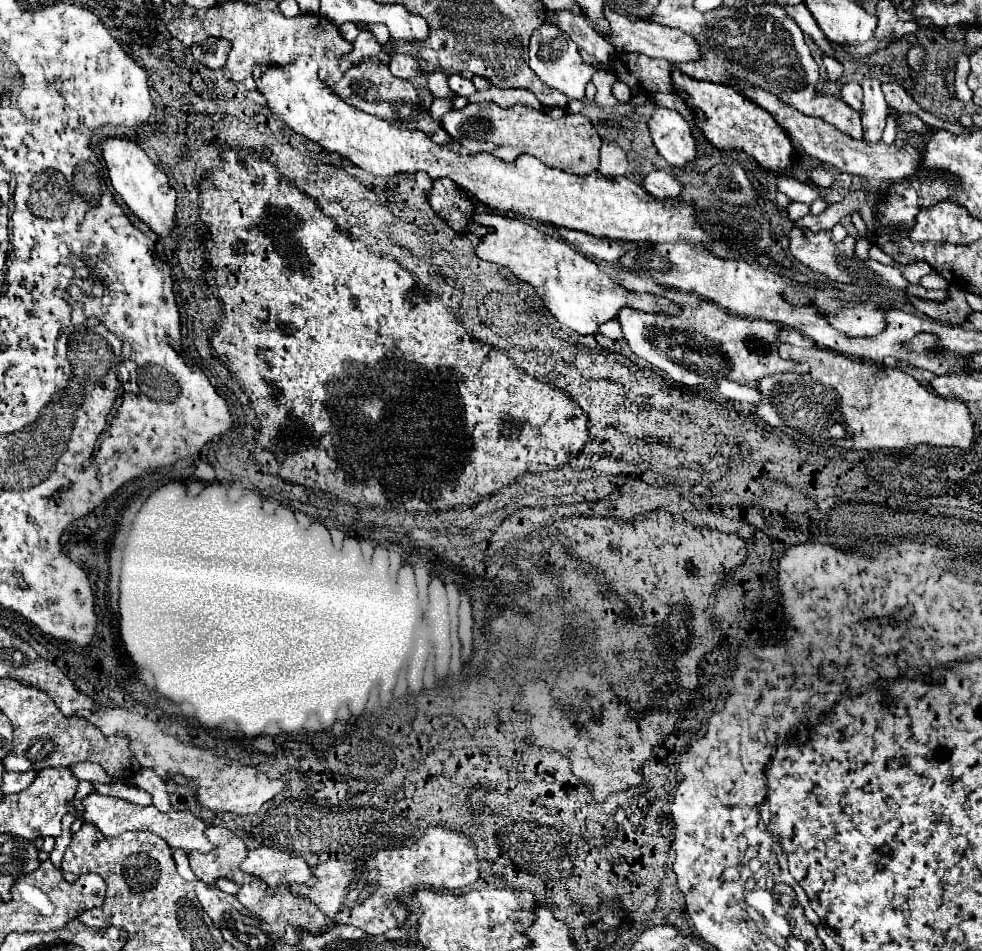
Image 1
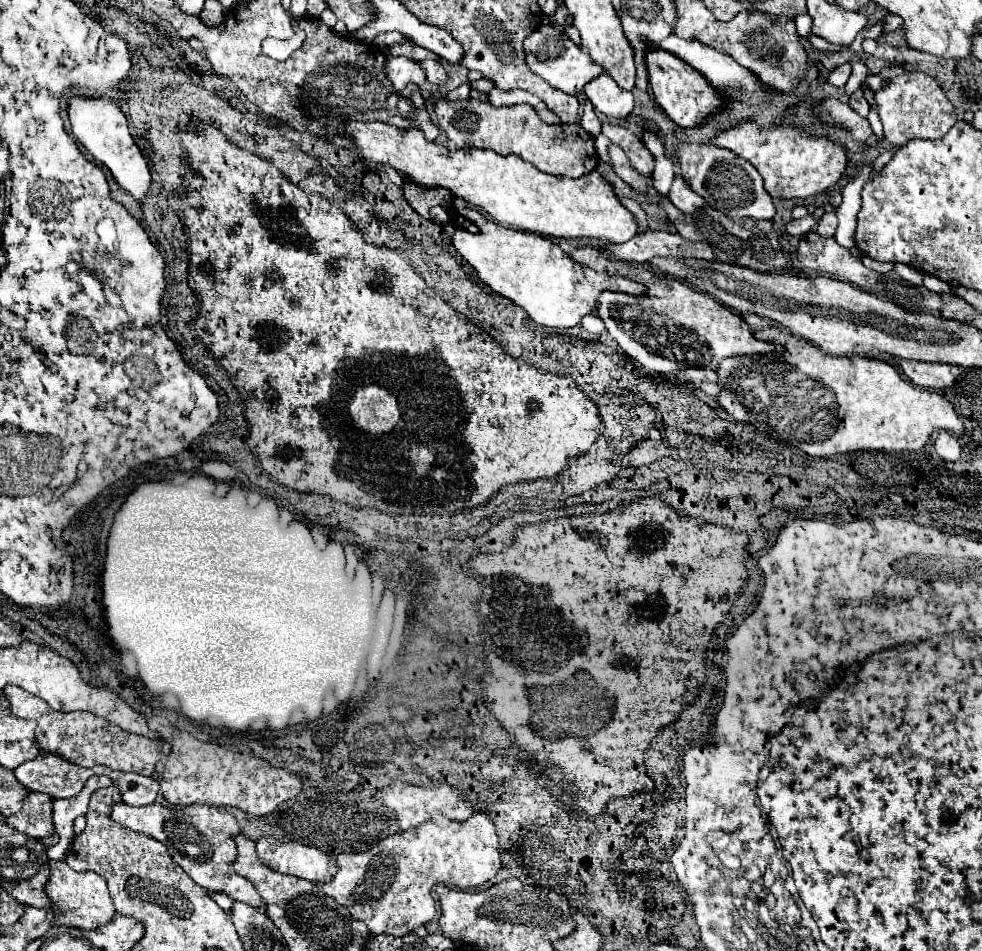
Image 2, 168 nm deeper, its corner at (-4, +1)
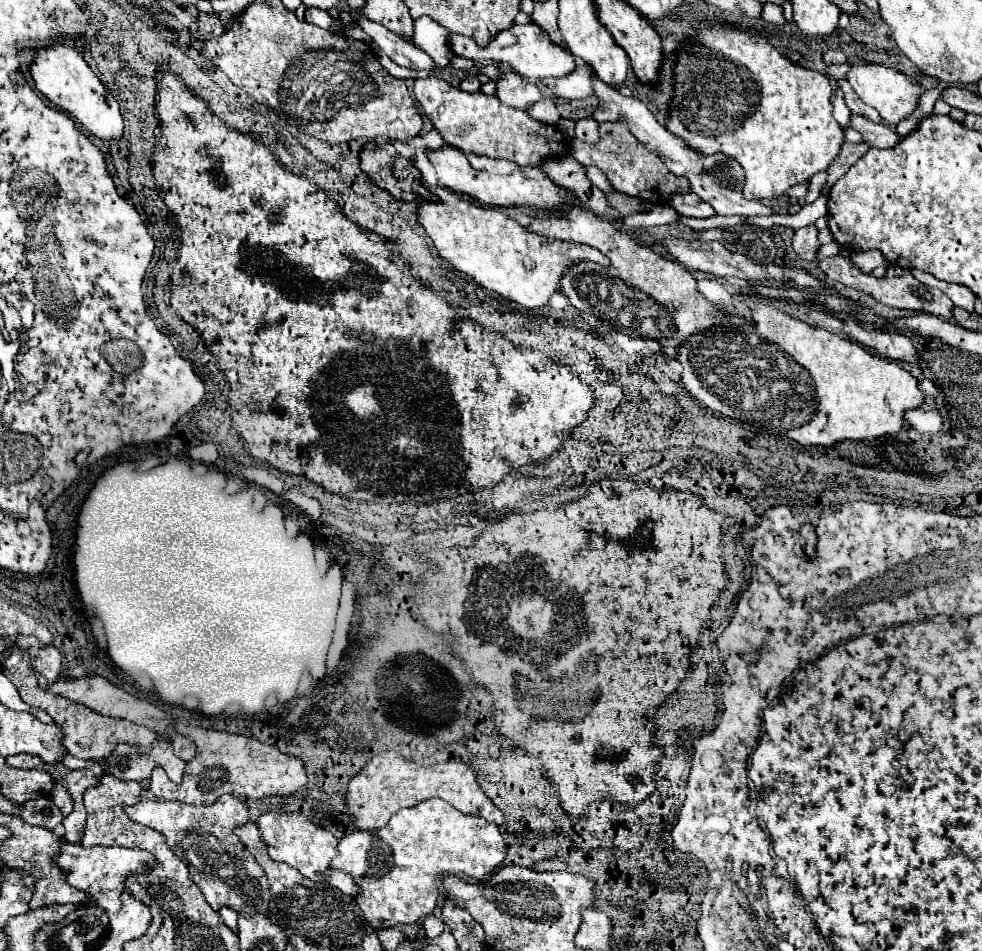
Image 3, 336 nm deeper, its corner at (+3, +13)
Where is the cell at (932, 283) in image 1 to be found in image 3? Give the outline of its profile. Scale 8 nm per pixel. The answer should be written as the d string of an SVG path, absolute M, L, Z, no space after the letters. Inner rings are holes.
M853 250L853 252L849 252L849 256L859 266L859 270L865 274L871 274L873 268L877 268L877 266L887 266L887 262L879 250L865 250L865 252Z

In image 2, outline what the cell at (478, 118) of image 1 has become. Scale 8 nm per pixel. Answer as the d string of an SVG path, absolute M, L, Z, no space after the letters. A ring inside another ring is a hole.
M438 98L434 112L440 128L456 148L488 148L502 156L518 154L538 170L566 178L580 178L598 166L594 136L590 132L580 124L546 124L528 104L494 108L482 100L450 102L446 98Z

